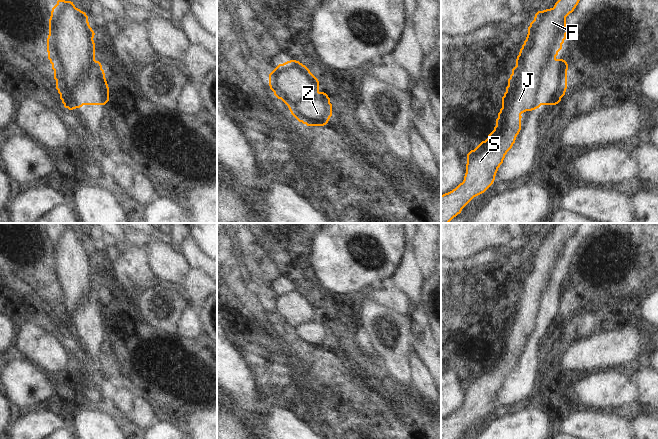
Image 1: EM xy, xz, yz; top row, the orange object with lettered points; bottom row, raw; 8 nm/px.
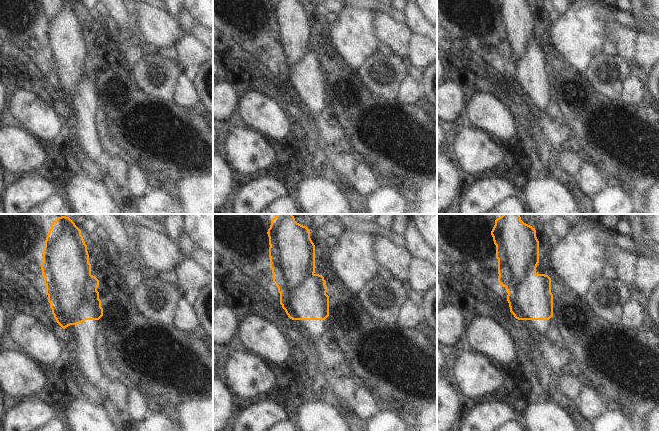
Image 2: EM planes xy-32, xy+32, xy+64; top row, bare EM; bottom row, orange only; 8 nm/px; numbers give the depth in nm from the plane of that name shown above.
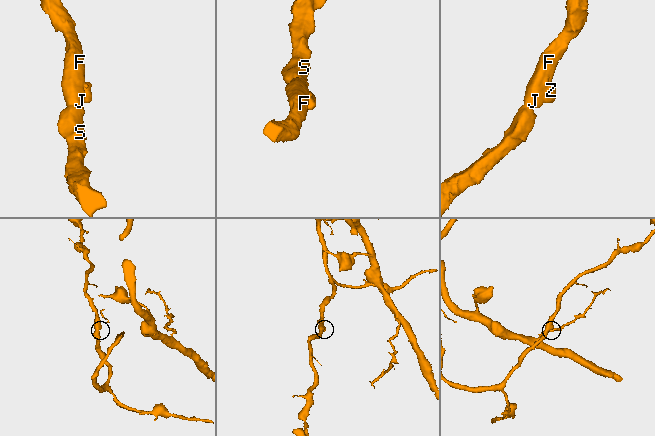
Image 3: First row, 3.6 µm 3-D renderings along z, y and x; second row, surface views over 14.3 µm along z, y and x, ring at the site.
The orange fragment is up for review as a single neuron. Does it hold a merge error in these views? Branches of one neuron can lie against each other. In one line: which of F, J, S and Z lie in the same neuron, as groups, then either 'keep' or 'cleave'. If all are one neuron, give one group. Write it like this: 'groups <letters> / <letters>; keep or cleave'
groups F J S / Z; cleave

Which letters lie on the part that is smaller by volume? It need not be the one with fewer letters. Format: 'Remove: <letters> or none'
Remove: Z

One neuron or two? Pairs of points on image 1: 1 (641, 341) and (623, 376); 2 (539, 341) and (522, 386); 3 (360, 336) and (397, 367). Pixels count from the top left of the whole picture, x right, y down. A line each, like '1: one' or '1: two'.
1: two
2: one
3: two

